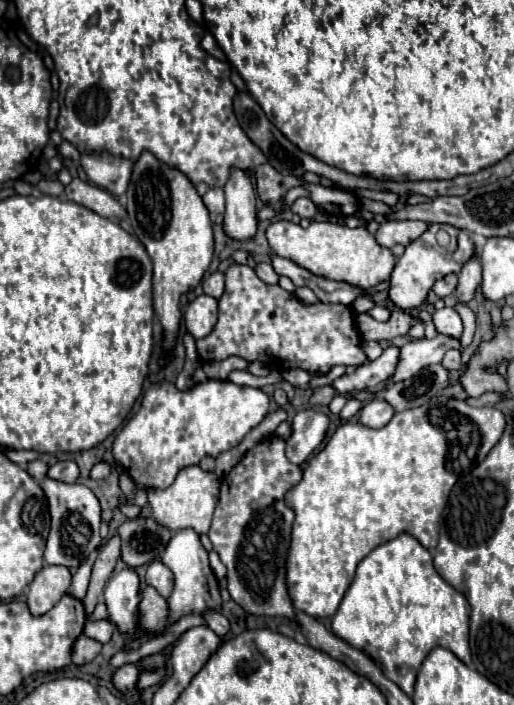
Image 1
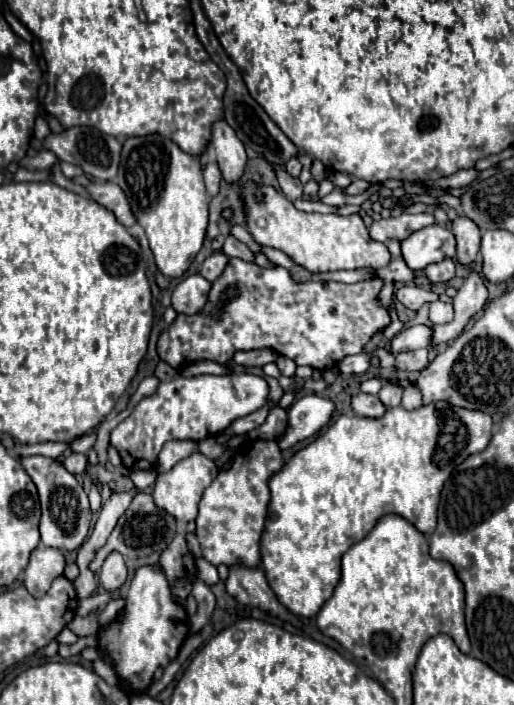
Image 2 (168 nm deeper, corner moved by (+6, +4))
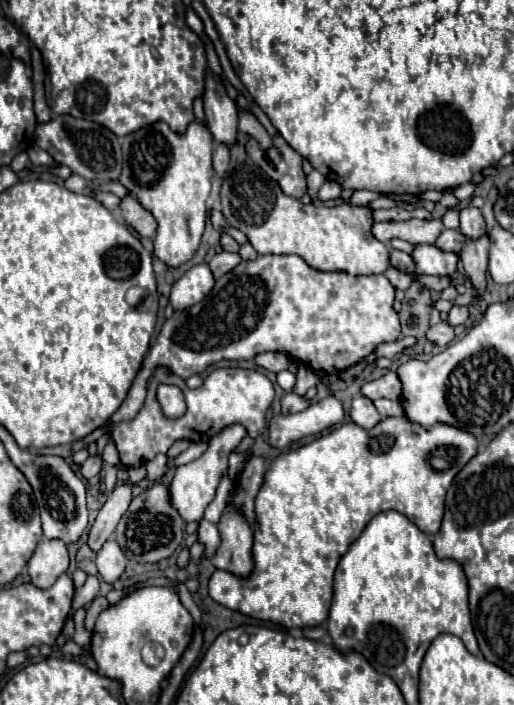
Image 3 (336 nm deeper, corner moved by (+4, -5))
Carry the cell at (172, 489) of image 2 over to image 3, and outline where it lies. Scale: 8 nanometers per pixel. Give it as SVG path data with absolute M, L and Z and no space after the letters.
M229 425L209 441L209 449L199 459L175 469L173 481L169 485L169 503L179 511L179 515L183 517L185 523L199 521L203 517L205 507L215 499L219 479L221 479L223 471L227 469L229 453L241 443L241 439L245 435L247 435L247 429L243 425Z

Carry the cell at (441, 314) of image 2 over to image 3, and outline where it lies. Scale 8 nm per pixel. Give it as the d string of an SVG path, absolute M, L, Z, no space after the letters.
M453 305L451 311L447 313L445 321L447 321L451 327L457 327L457 325L465 323L467 317L469 317L469 309L467 309L467 307L457 307L457 305Z

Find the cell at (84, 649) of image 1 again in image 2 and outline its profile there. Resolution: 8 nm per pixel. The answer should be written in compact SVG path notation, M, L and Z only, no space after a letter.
M91 612L91 614L87 614L87 616L75 616L69 624L67 624L67 628L71 630L71 632L75 632L77 636L93 636L93 634L97 634L97 630L99 630L99 614L97 612Z

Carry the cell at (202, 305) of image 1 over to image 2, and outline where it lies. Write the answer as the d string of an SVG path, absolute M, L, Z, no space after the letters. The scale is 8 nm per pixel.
M191 274L191 276L183 278L175 286L173 296L171 296L171 304L173 304L175 312L179 312L179 314L199 312L207 300L209 288L211 288L211 282L207 282L199 274Z

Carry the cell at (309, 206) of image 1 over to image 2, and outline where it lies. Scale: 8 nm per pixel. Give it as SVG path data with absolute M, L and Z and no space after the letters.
M275 168L275 176L279 180L281 192L289 198L289 200L297 200L303 194L303 184L299 182L299 178L293 178L285 168Z

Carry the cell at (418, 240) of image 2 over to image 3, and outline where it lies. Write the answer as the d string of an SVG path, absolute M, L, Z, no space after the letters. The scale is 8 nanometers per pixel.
M445 229L439 239L435 241L435 247L441 249L441 251L451 251L451 253L459 253L461 251L461 245L463 245L465 237L459 233L459 231L453 231L453 229Z

